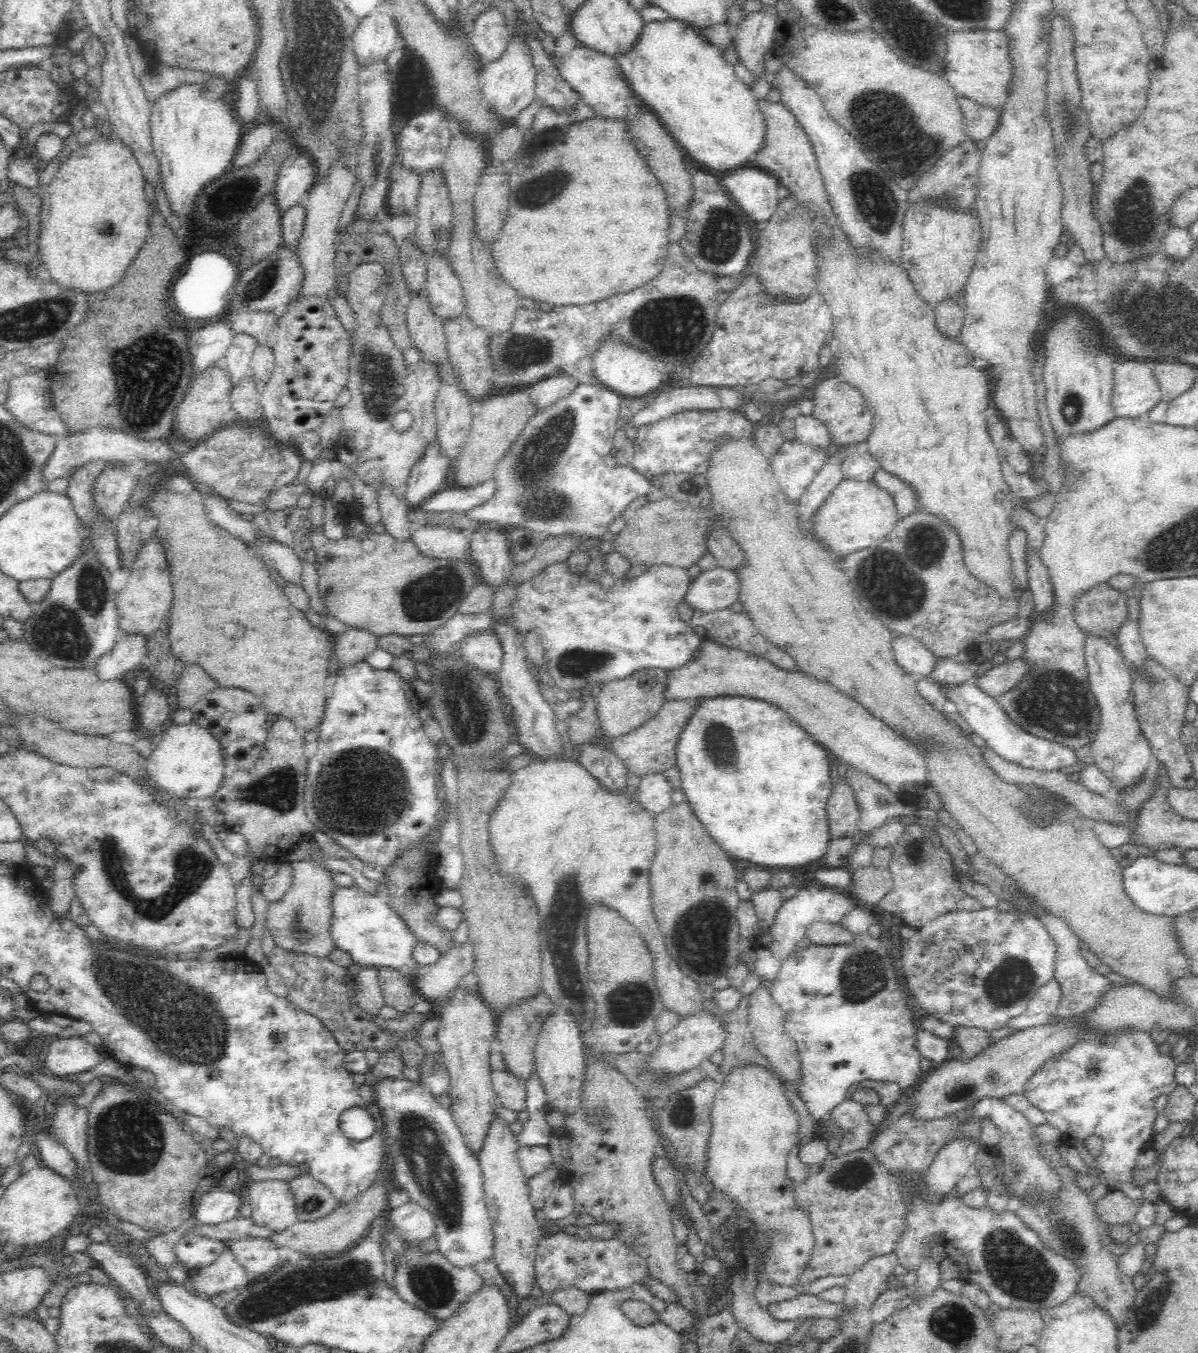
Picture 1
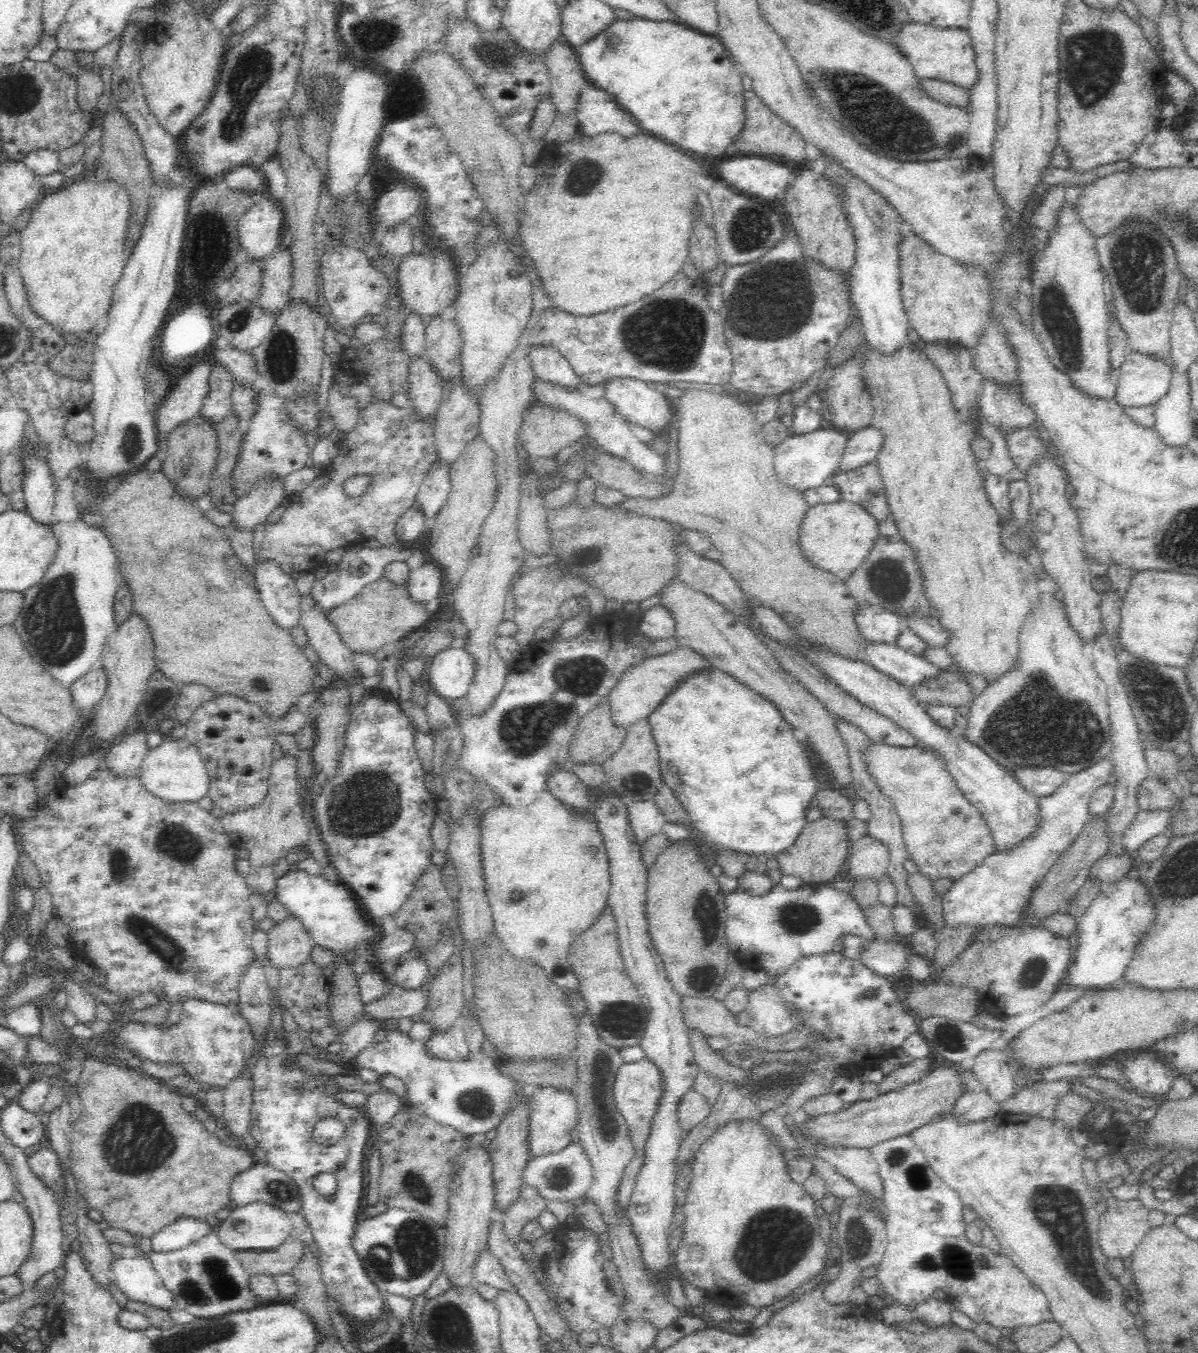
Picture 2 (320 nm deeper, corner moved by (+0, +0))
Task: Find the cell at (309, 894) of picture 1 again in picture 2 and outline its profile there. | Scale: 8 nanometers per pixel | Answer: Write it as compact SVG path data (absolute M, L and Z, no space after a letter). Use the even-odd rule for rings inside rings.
M289 914L267 930L268 957L278 970L309 961L316 941L299 916Z

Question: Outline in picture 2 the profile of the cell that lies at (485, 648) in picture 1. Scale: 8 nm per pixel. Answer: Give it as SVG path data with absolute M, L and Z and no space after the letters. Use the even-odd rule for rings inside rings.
M446 648L436 653L424 681L432 683L436 692L451 701L463 698L476 674L476 657L465 648Z

